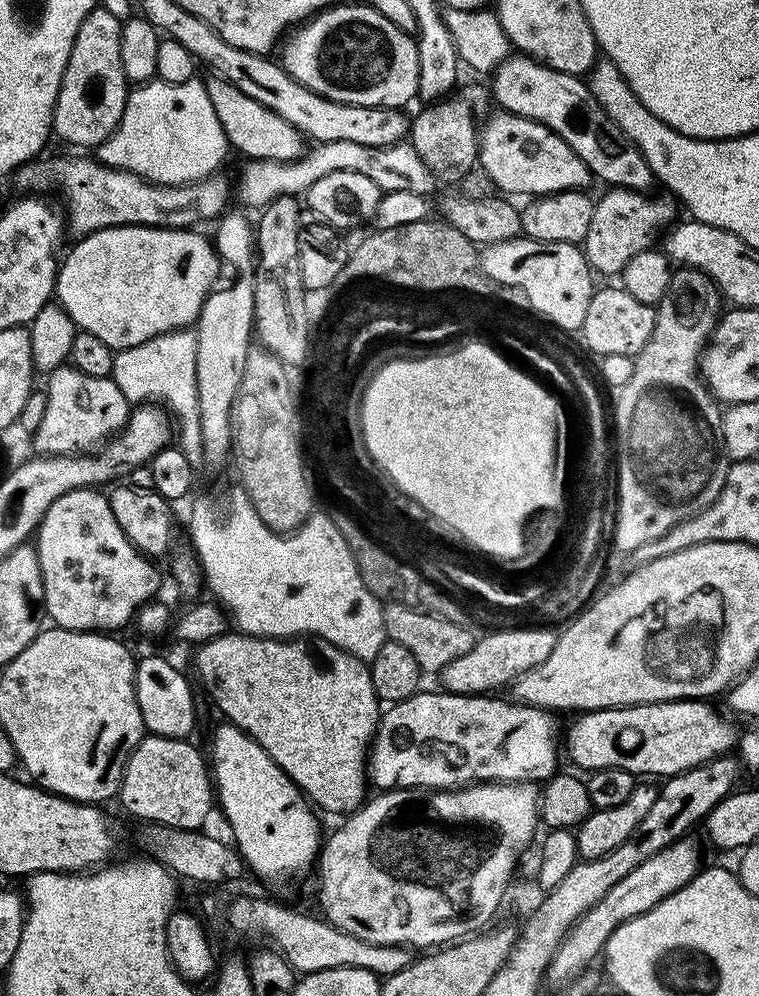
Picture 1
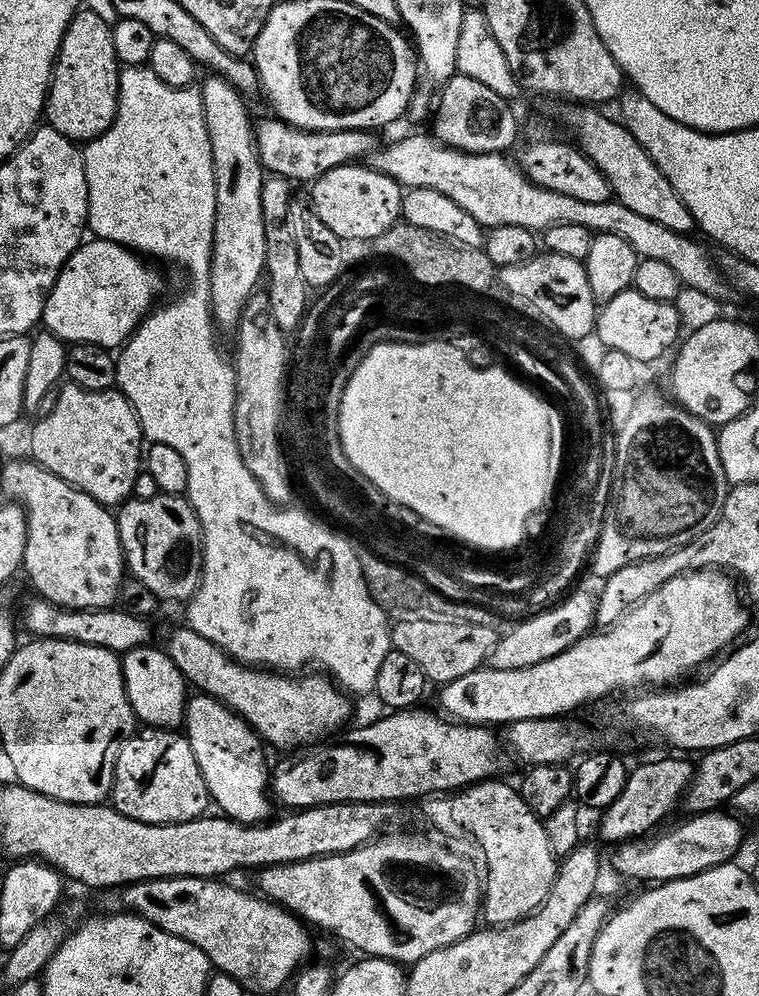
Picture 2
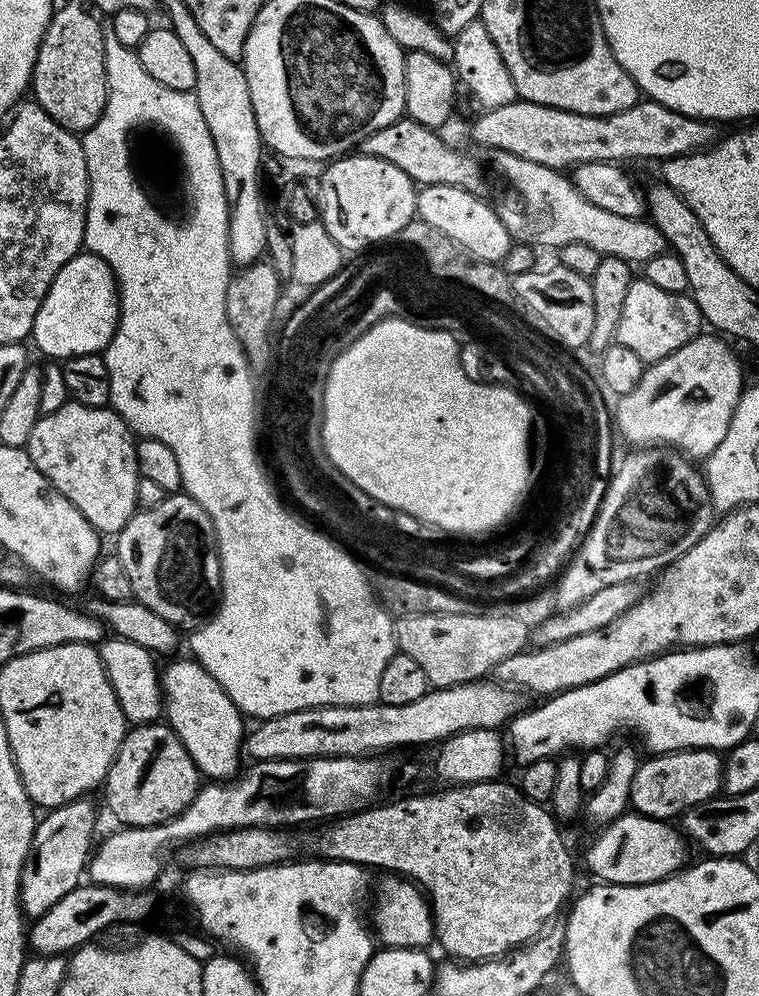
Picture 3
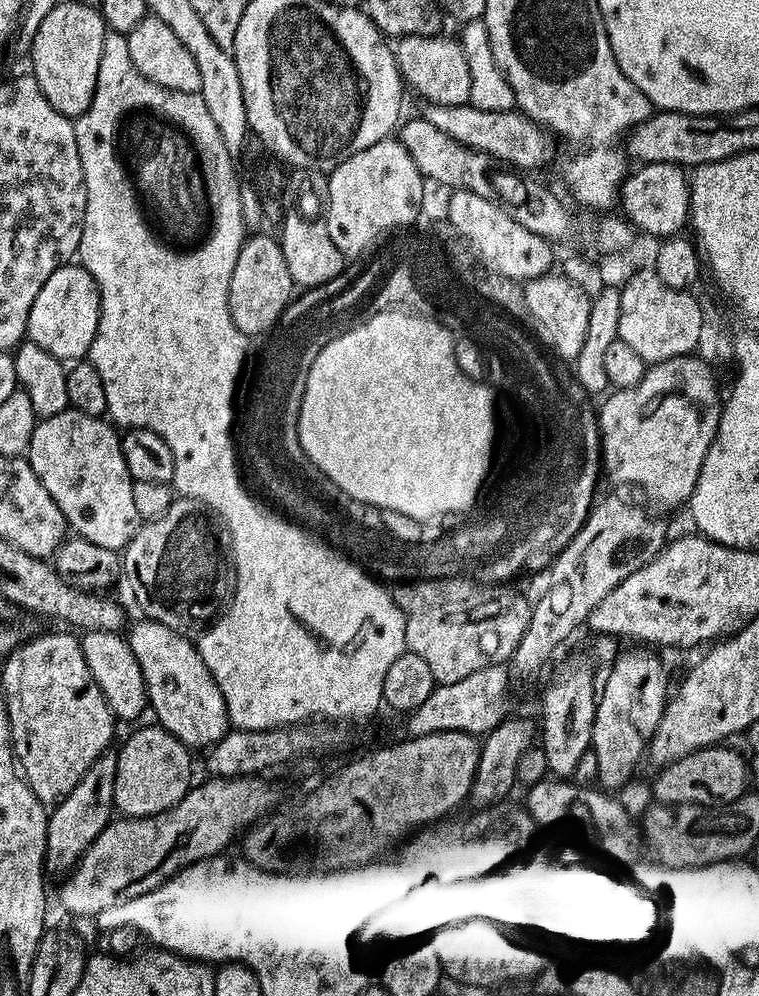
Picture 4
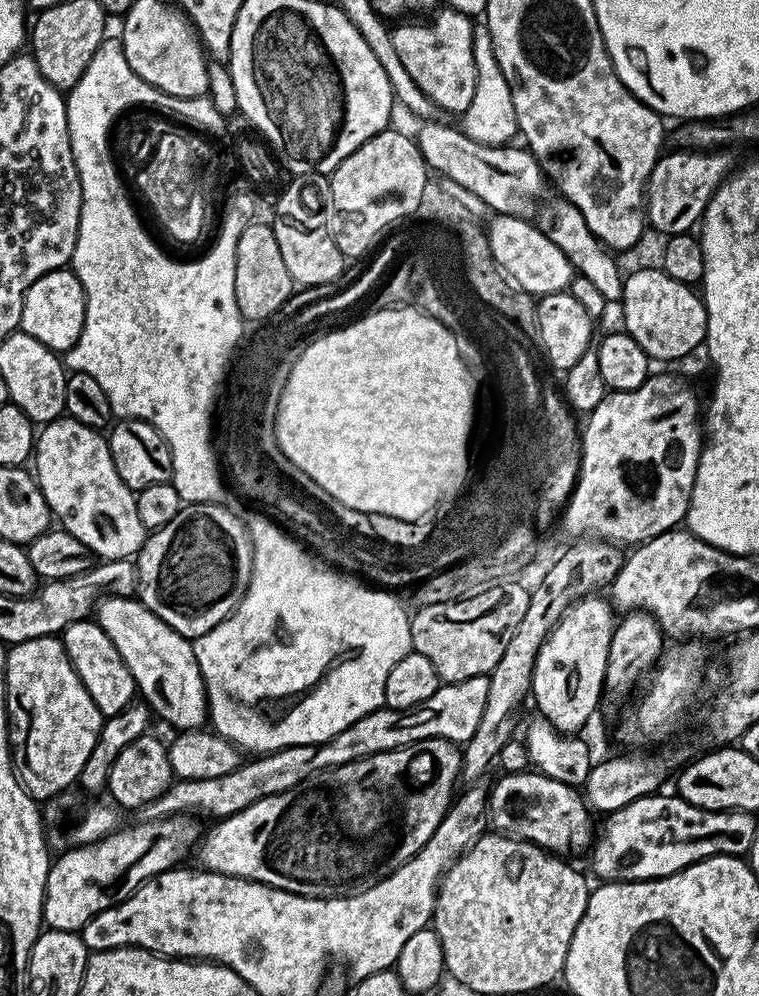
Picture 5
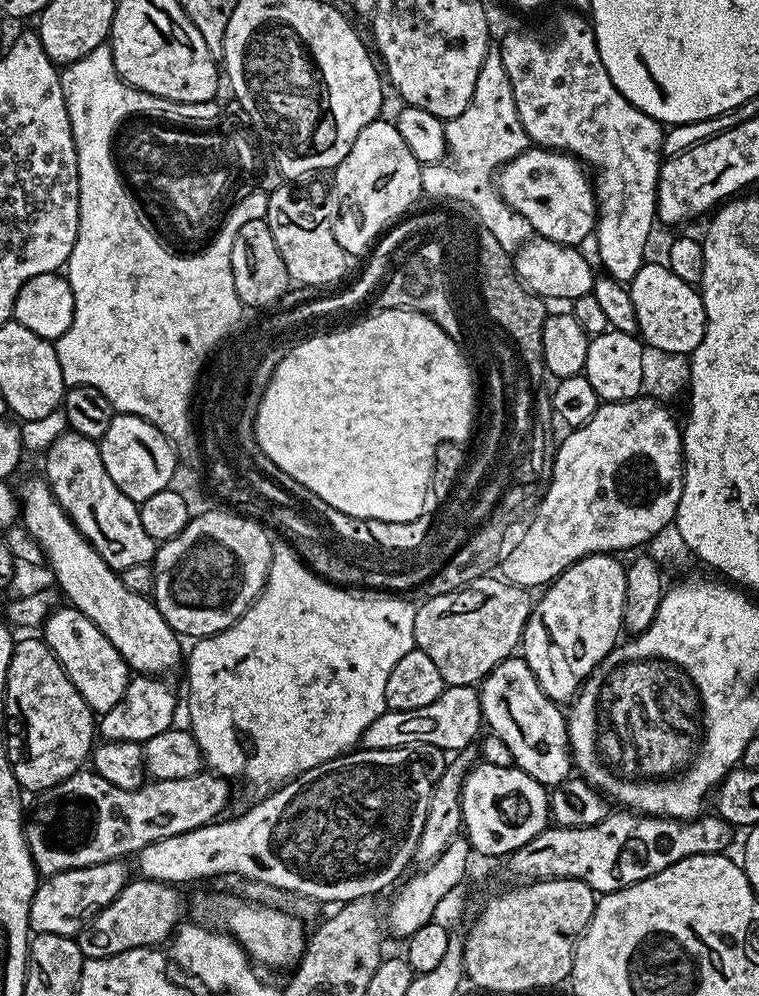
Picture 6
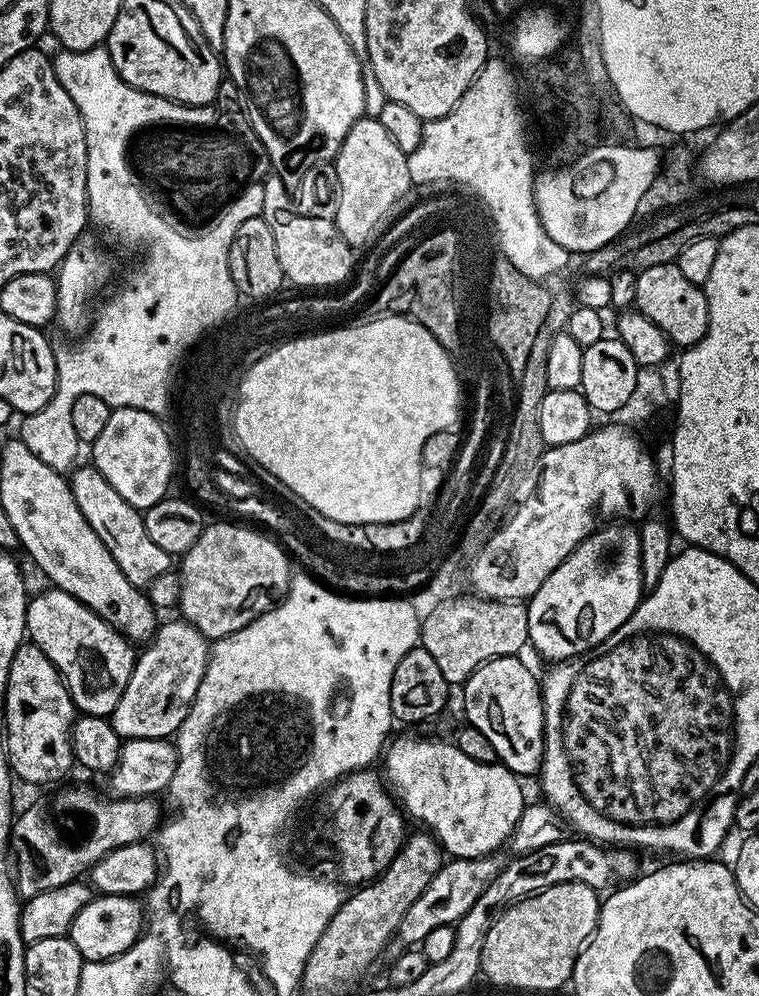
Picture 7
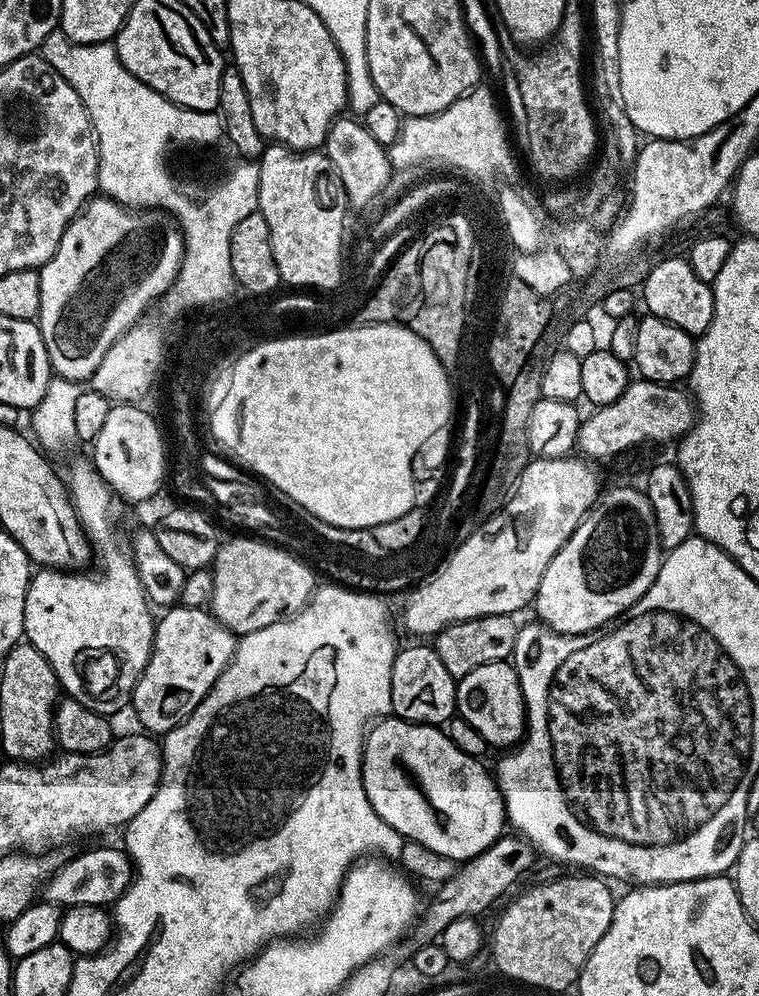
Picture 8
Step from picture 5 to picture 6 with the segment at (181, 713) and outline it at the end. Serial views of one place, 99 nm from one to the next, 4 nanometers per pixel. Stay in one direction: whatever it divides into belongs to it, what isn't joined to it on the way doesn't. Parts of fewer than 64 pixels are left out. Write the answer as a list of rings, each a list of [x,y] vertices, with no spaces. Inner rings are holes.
[[[36,476],[22,481],[20,488],[18,484],[18,512],[24,529],[40,543],[47,567],[52,567],[56,575],[59,591],[68,595],[67,603],[71,607],[86,614],[86,618],[90,618],[90,622],[110,638],[133,673],[149,676],[168,674],[164,672],[170,671],[179,660],[181,663],[181,637],[168,625],[166,618],[162,618],[149,597],[134,594],[134,590],[124,585],[121,573],[104,561],[102,554],[94,550],[92,543],[62,510],[48,481]]]

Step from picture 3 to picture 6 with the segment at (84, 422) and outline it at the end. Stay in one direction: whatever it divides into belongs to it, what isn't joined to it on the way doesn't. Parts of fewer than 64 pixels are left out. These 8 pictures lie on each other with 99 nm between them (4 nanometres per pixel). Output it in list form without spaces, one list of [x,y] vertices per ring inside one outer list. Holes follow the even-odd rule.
[[[71,430],[53,439],[47,452],[43,453],[43,479],[48,481],[54,498],[62,510],[72,519],[74,526],[102,554],[111,568],[123,570],[139,564],[151,564],[158,547],[157,541],[142,530],[142,518],[137,501],[126,498],[118,486],[106,474],[102,466],[102,454],[97,441]]]

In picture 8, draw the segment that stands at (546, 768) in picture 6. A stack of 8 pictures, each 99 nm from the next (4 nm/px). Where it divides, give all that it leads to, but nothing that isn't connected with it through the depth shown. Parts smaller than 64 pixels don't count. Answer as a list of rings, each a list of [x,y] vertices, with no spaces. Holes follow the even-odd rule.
[[[508,660],[478,666],[478,670],[470,670],[470,674],[459,677],[456,685],[456,710],[463,720],[478,730],[478,734],[482,734],[482,738],[486,738],[493,749],[508,750],[524,739],[524,695],[515,667]]]

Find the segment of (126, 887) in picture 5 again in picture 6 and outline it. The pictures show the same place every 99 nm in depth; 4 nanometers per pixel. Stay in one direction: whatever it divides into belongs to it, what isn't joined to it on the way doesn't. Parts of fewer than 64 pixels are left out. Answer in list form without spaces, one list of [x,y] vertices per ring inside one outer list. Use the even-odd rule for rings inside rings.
[[[123,859],[102,862],[98,866],[82,866],[78,870],[62,870],[62,874],[54,874],[41,879],[36,885],[36,893],[30,902],[29,929],[36,934],[62,934],[63,936],[79,937],[86,926],[86,918],[100,911],[124,889],[130,879],[130,873]]]

